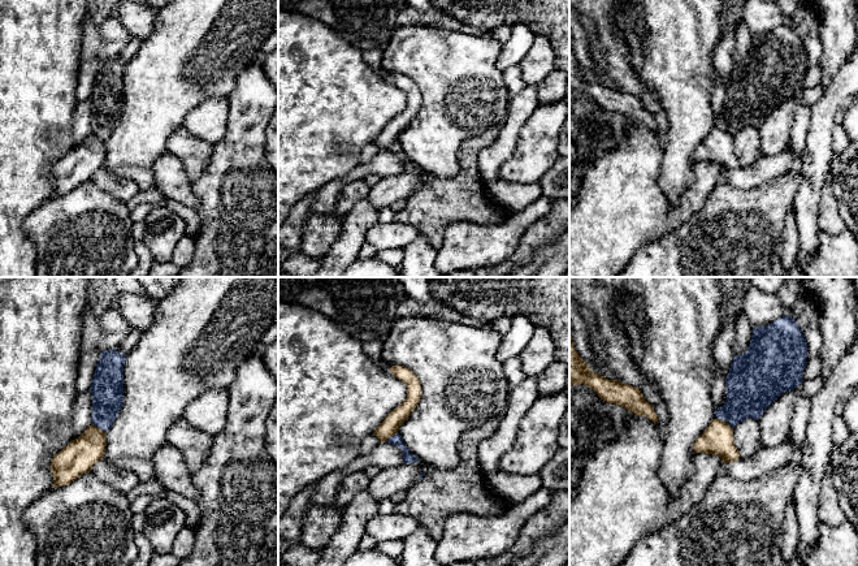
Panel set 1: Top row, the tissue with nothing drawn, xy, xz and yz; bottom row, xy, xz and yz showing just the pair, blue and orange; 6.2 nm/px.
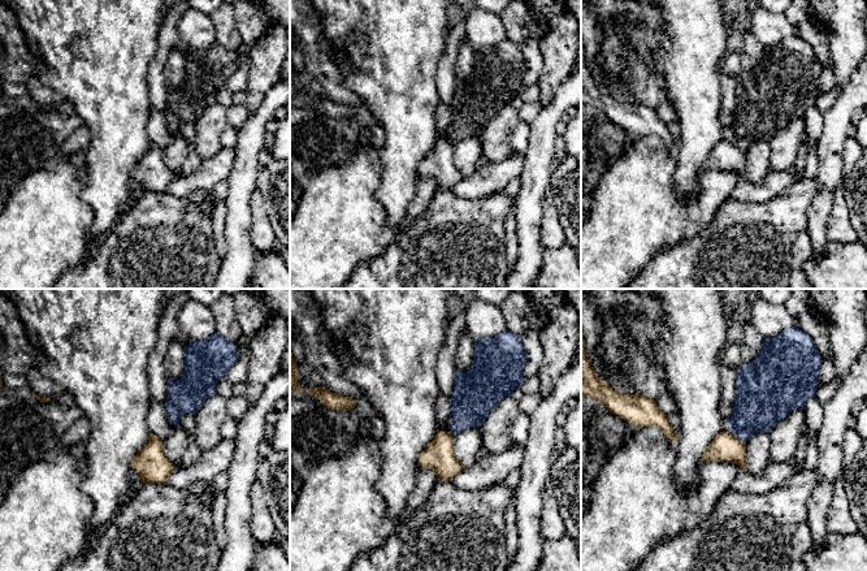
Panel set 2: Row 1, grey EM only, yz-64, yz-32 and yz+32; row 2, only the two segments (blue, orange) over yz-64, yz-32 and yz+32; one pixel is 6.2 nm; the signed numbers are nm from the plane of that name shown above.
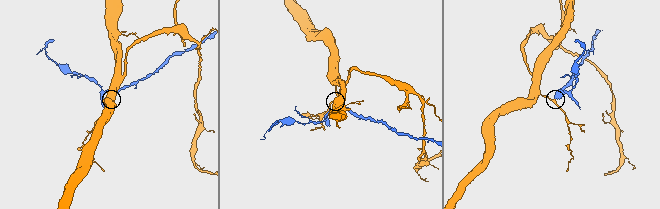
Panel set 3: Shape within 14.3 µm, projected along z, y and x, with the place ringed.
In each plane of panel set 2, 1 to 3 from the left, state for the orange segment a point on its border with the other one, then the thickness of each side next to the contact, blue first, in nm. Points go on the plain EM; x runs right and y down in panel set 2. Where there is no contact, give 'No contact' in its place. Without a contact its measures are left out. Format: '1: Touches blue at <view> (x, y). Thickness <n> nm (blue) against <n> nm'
1: No contact
2: No contact
3: Touches blue at yz+32 (737, 146). Thickness 320 nm (blue) against 180 nm

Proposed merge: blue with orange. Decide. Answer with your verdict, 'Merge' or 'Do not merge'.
Do not merge

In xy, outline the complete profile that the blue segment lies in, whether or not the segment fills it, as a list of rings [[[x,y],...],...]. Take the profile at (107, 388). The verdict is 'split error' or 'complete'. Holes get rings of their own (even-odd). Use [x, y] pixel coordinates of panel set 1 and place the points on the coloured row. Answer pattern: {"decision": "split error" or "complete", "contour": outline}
{"decision": "complete", "contour": [[[116,349],[103,351],[88,389],[92,394],[92,424],[104,432],[112,427],[122,409],[125,360],[126,355]]]}

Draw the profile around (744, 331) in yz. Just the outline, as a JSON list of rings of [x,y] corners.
[[[738,315],[734,320],[736,336],[732,350],[736,355],[745,354],[753,338],[753,327],[744,315]]]

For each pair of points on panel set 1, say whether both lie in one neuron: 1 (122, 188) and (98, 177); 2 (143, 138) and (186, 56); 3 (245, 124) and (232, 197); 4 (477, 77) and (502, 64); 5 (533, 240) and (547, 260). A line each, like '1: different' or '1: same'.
1: same
2: same
3: same
4: different
5: different

